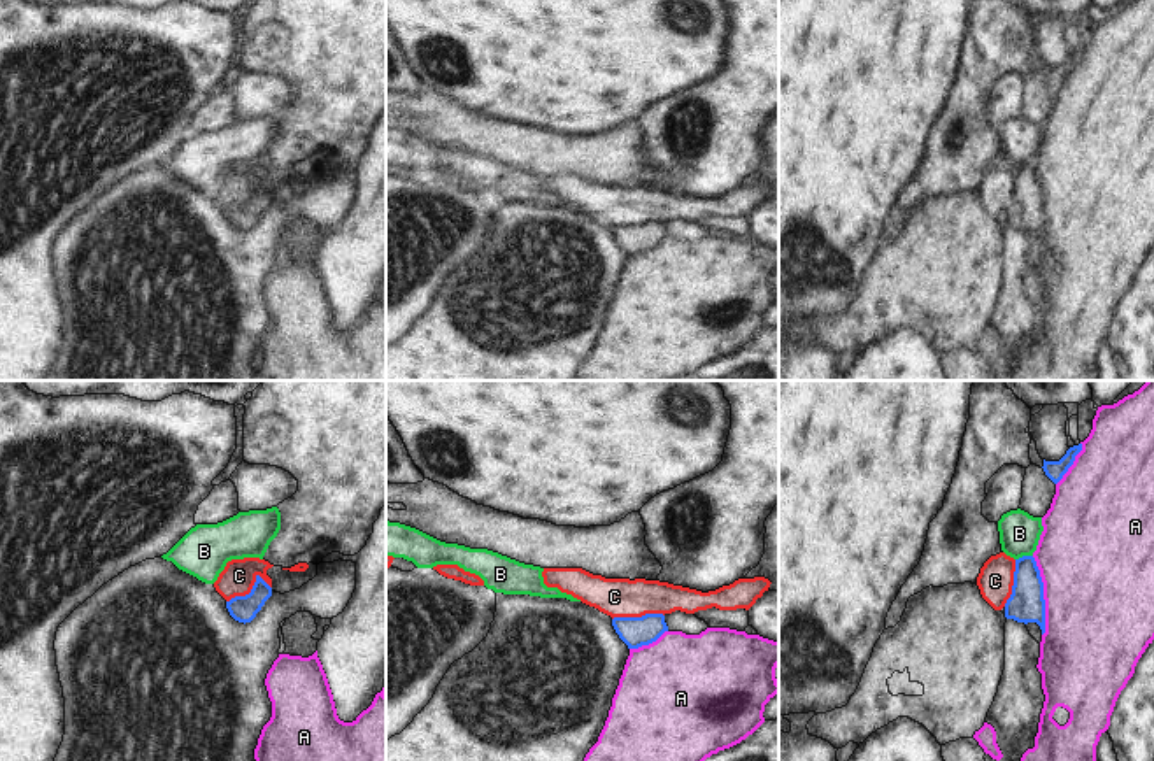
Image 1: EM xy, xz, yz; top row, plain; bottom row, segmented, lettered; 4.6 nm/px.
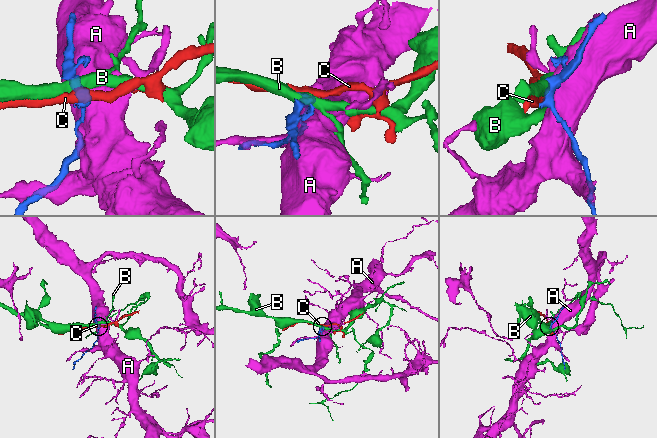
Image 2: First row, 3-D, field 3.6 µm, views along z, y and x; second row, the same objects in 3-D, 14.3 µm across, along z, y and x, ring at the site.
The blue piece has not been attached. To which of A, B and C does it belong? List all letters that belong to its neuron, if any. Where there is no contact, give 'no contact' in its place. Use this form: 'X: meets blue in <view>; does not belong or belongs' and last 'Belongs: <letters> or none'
A: meets blue in yz; does not belong
B: meets blue in yz; does not belong
C: meets blue in xy; does not belong
Belongs: none

